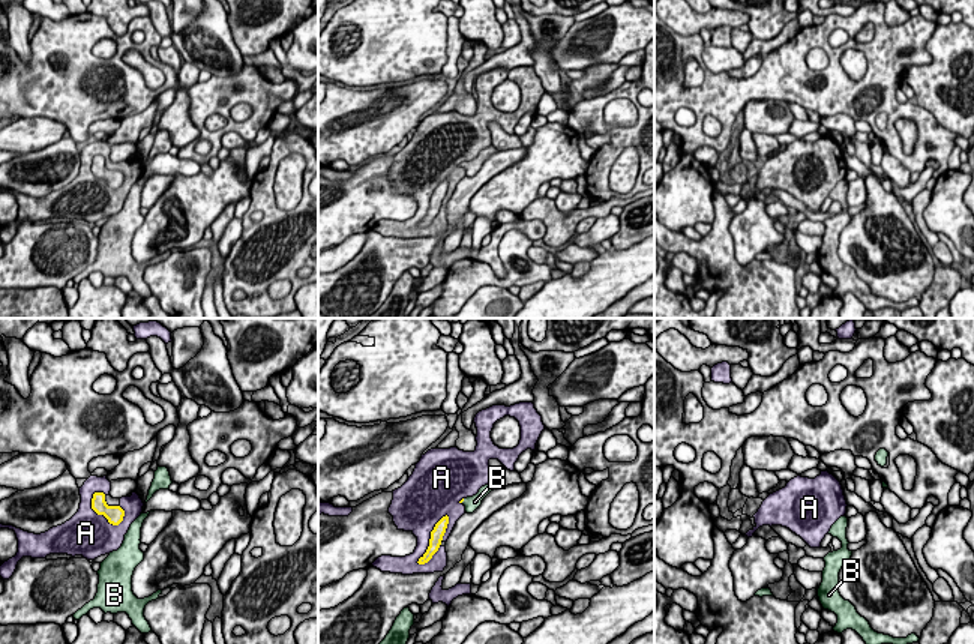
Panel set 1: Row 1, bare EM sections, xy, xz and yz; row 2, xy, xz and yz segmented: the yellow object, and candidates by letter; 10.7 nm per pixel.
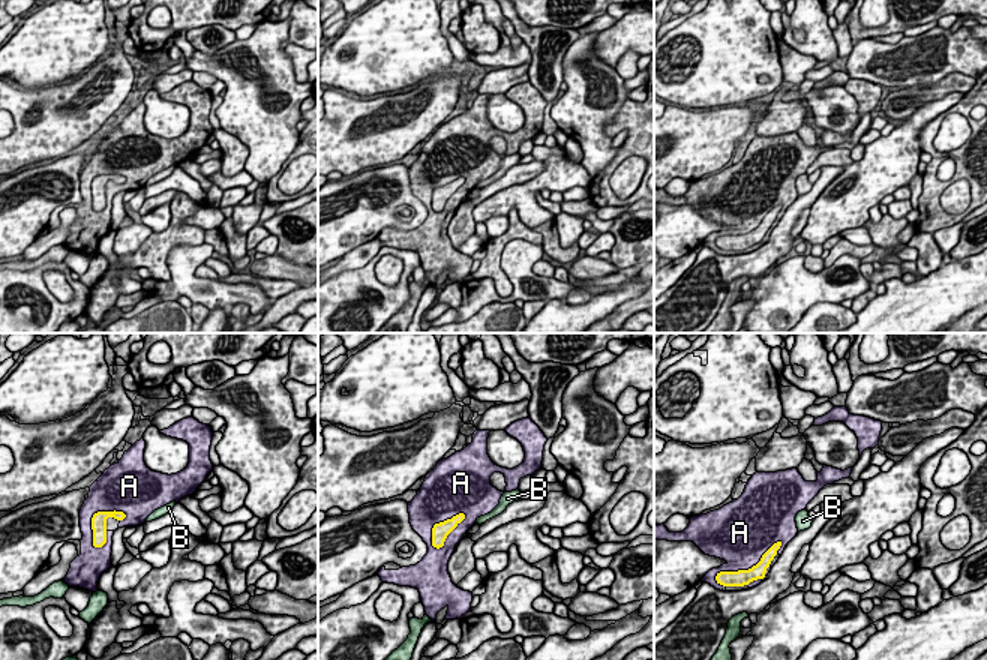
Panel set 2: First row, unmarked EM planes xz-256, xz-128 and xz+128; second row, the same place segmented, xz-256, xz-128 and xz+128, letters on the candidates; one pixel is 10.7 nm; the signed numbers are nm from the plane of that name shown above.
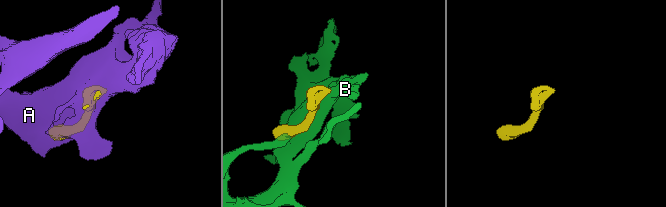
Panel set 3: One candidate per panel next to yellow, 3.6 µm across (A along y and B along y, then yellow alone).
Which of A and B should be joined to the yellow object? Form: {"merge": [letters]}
{"merge": ["B"]}

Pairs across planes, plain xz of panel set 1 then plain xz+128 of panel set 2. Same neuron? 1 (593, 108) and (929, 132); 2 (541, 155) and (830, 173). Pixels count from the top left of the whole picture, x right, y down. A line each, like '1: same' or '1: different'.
1: same
2: different

